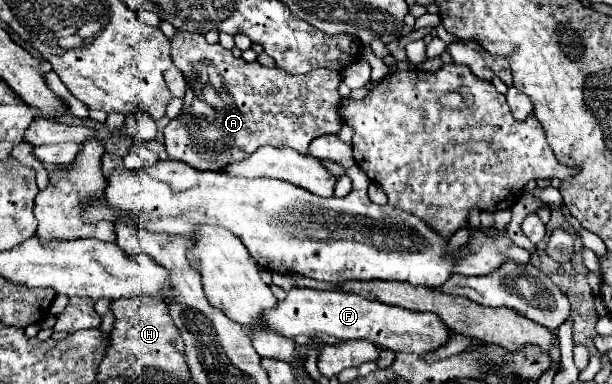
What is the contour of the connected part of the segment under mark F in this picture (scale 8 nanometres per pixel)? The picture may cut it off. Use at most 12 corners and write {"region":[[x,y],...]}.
{"region":[[294,288],[264,316],[296,338],[330,334],[428,354],[450,330],[338,290]]}

